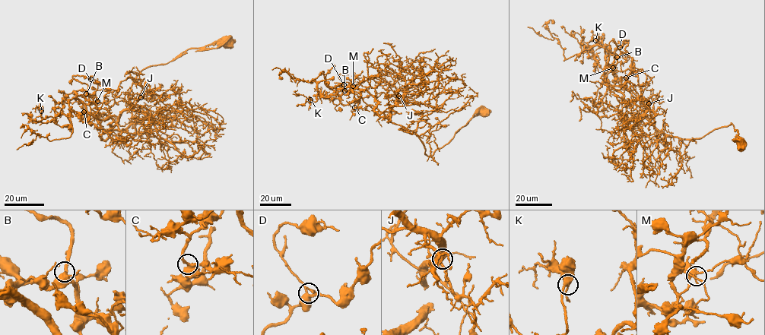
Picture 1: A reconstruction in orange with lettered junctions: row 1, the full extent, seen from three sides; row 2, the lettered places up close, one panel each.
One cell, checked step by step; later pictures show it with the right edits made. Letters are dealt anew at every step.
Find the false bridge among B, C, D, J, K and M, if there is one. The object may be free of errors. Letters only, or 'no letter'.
no letter

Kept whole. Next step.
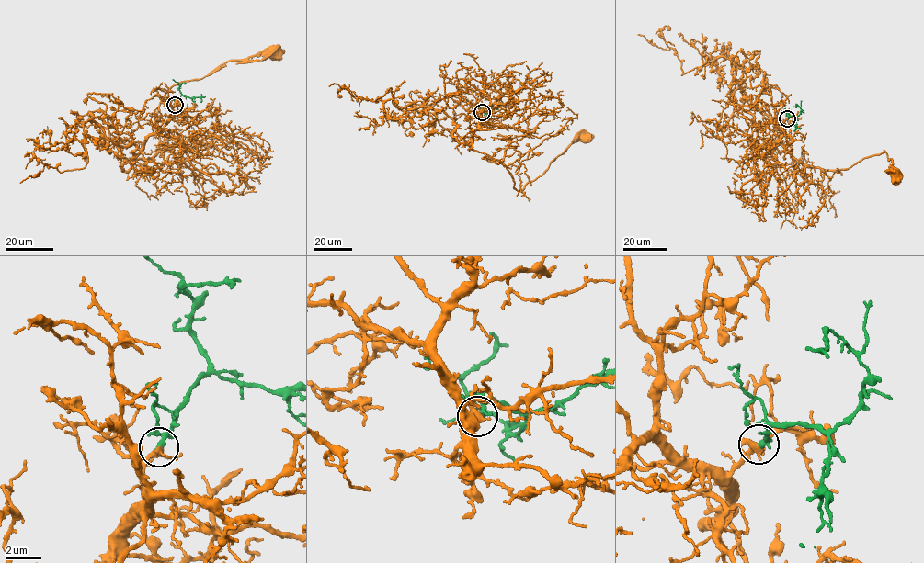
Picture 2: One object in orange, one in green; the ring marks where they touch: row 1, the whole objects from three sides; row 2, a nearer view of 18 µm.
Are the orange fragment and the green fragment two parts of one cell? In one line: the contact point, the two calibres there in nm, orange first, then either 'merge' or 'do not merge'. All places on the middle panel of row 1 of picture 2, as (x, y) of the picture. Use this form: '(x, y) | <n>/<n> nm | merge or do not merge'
(482, 112) | 340/240 nm | merge

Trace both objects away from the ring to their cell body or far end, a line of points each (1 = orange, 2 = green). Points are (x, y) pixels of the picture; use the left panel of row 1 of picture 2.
1: (175, 105), (163, 130), (149, 136), (133, 159), (157, 152), (155, 120), (171, 87), (231, 61), (275, 53)
2: (175, 105), (181, 95), (177, 84), (184, 84)

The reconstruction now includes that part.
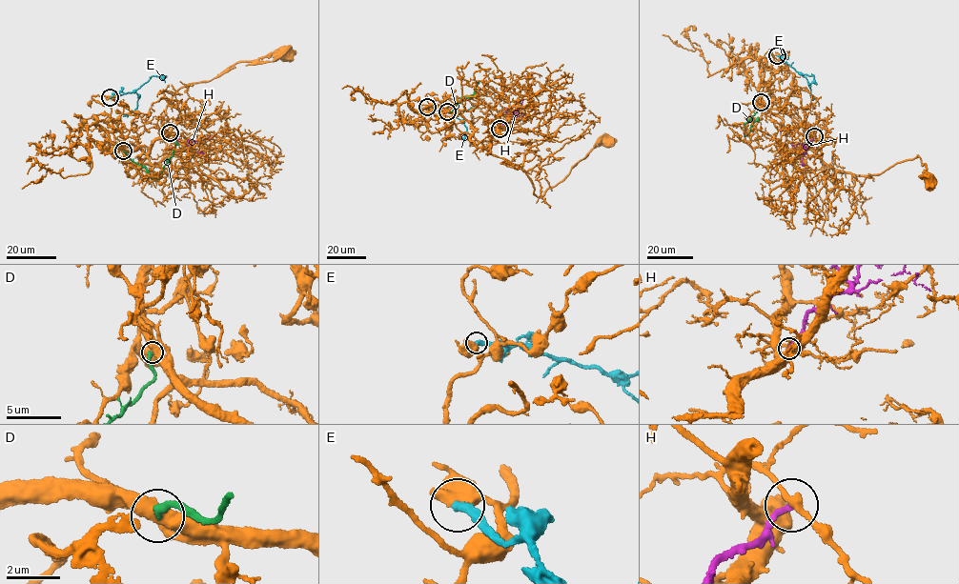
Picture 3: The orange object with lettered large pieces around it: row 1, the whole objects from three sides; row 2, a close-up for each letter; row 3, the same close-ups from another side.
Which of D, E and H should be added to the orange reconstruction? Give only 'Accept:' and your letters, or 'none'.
Accept: none

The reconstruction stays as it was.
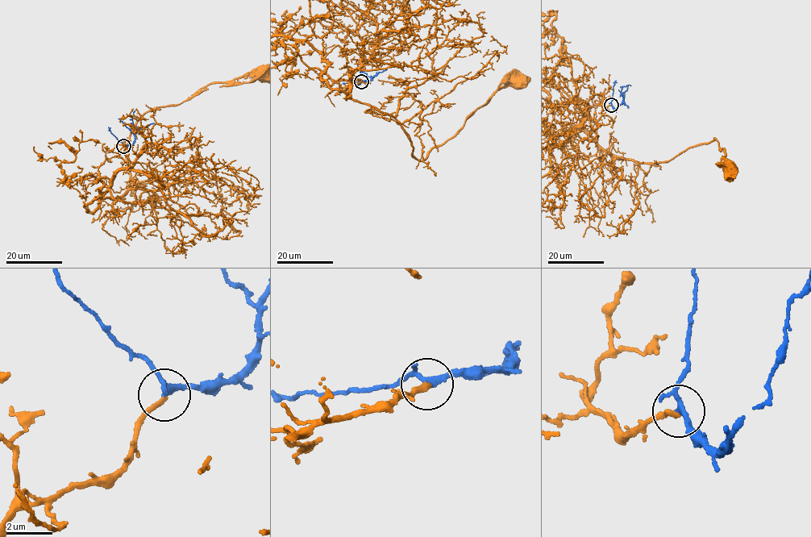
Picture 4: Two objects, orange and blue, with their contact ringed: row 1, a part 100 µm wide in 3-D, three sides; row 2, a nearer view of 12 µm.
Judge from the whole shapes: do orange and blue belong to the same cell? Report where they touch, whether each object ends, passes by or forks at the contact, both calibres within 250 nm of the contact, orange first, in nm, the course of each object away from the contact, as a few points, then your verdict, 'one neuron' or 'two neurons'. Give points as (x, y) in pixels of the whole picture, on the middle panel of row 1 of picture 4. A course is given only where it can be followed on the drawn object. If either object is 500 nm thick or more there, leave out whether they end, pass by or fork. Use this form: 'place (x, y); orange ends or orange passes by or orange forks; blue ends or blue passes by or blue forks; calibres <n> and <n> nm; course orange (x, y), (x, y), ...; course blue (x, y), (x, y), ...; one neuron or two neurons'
place (361, 81); orange ends; blue forks; calibres 200 and 170 nm; course orange (361, 81), (341, 92), (338, 81), (394, 118), (420, 160), (493, 93), (520, 81); course blue (361, 81), (372, 78), (365, 73); one neuron

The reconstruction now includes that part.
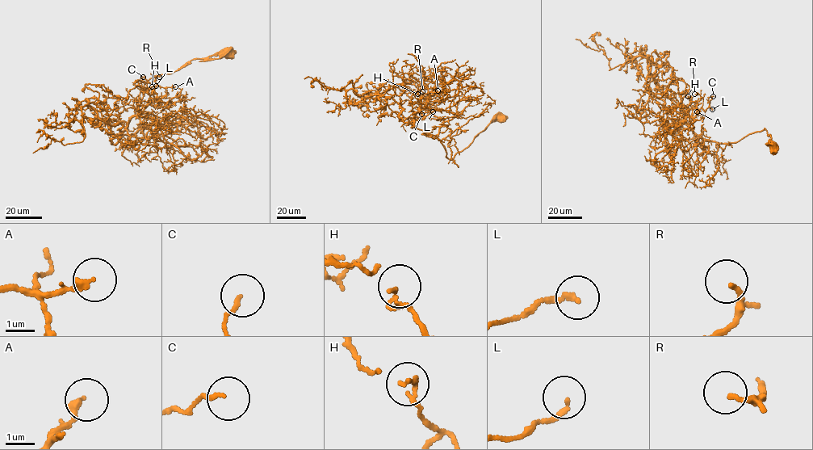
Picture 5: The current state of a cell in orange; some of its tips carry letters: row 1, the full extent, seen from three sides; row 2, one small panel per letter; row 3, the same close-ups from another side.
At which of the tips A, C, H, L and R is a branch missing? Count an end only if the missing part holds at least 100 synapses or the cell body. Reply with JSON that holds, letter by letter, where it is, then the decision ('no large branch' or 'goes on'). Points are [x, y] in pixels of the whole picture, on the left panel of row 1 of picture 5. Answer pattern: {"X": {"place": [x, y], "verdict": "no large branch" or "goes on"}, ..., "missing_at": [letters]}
{"A": {"place": [175, 86], "verdict": "no large branch"}, "C": {"place": [143, 77], "verdict": "no large branch"}, "H": {"place": [152, 86], "verdict": "no large branch"}, "L": {"place": [156, 86], "verdict": "no large branch"}, "R": {"place": [159, 77], "verdict": "no large branch"}, "missing_at": []}

